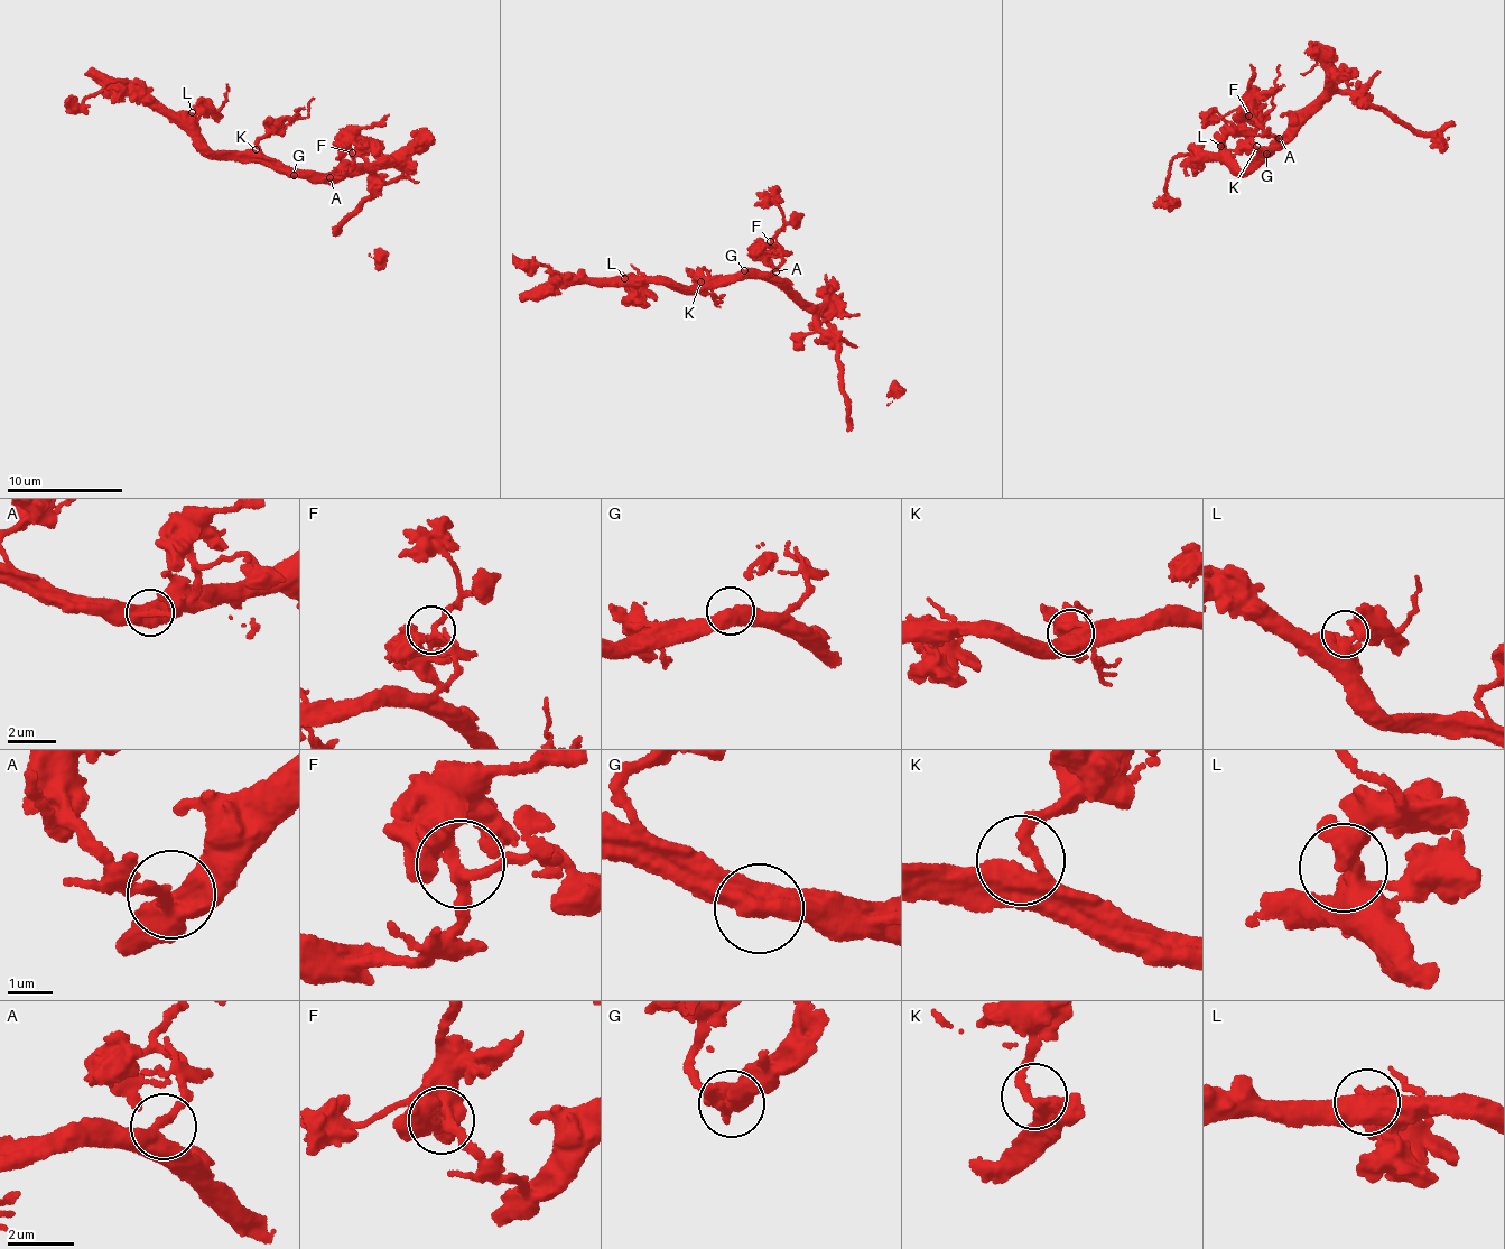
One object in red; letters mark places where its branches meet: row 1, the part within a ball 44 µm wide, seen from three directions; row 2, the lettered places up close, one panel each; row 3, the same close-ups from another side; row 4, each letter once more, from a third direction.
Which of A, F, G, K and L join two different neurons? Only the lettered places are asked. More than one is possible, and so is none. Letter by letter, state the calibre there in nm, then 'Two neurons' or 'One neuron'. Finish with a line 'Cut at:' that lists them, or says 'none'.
A: Thickness 320 nm. One neuron
F: Thickness 280 nm. One neuron
G: Thickness 550 nm. One neuron
K: Thickness 440 nm. One neuron
L: Thickness 500 nm. One neuron
Cut at: none

